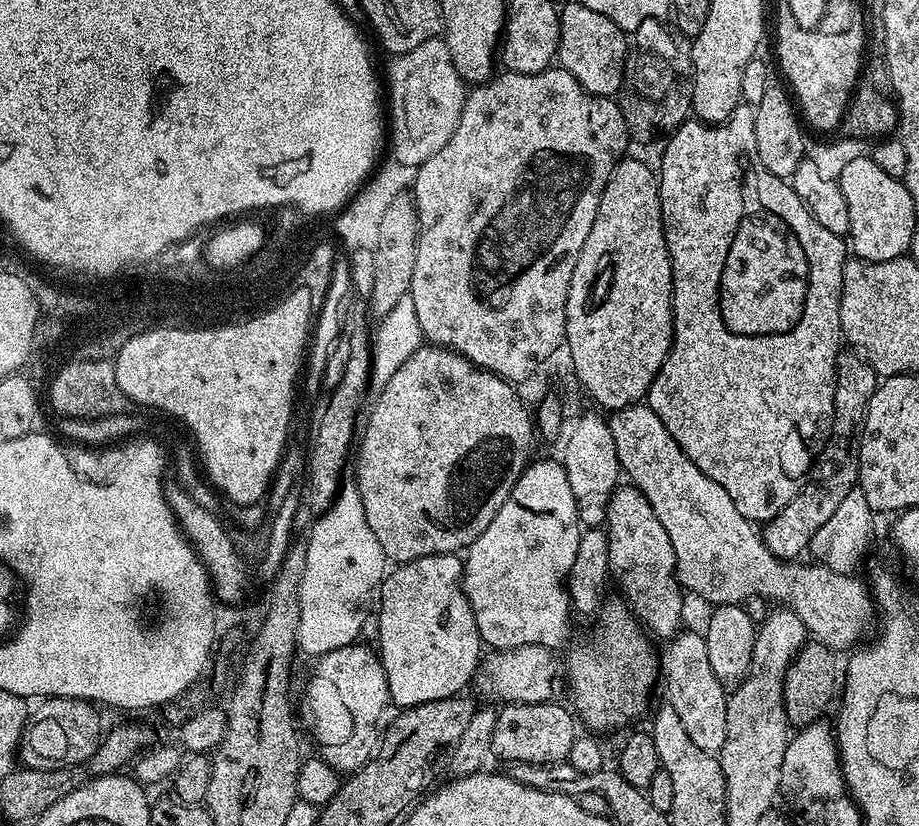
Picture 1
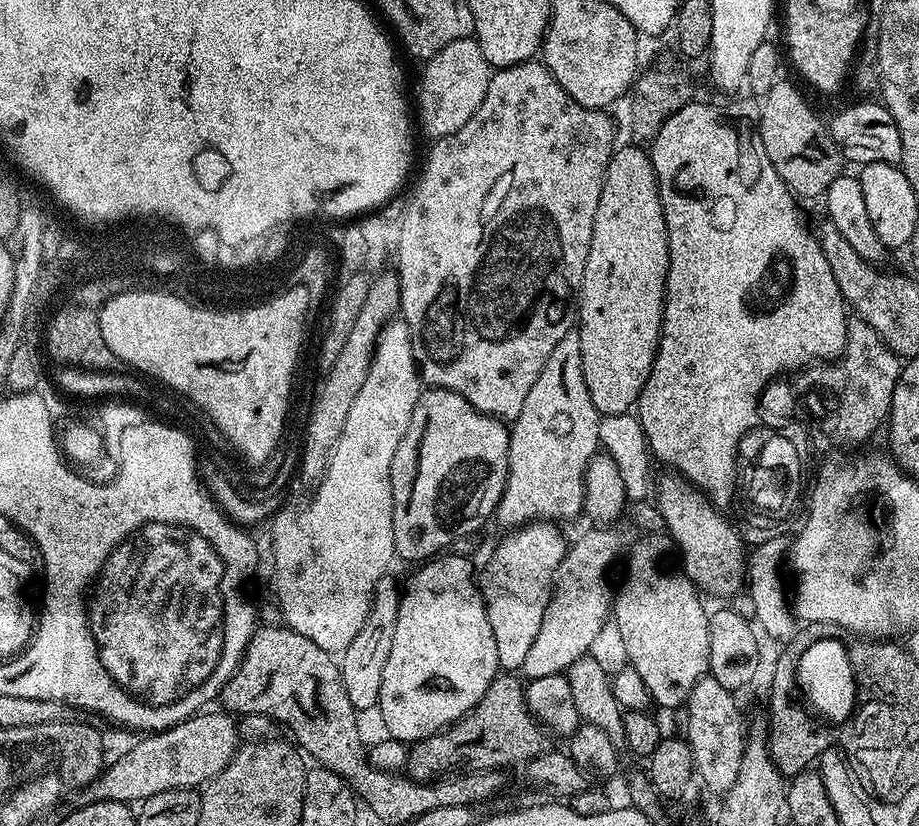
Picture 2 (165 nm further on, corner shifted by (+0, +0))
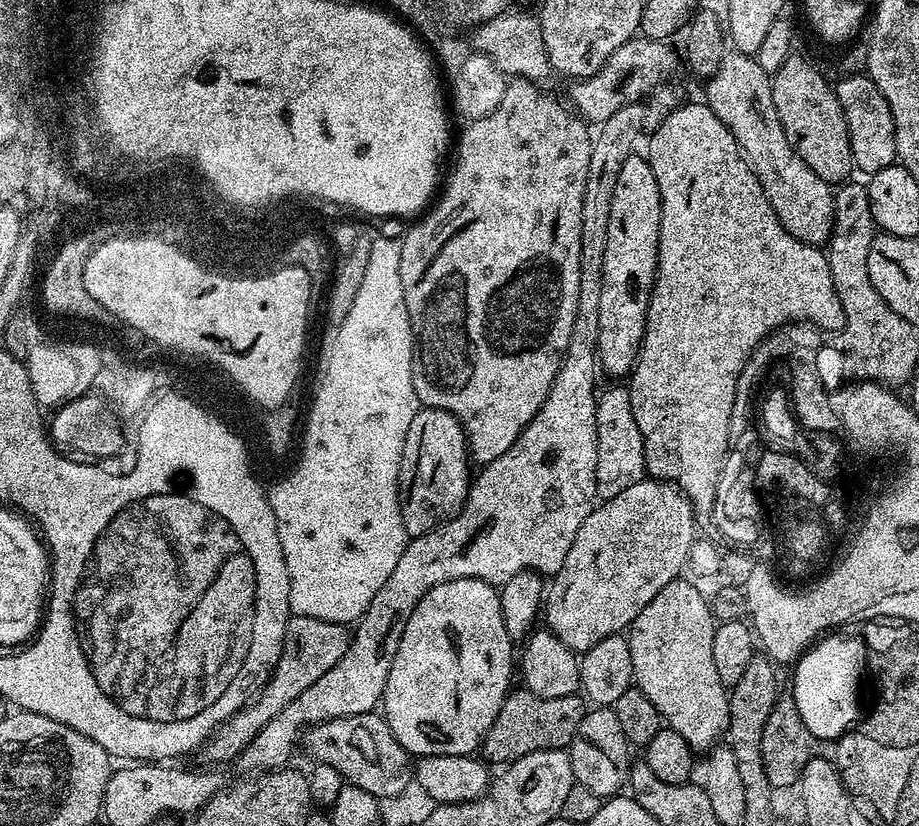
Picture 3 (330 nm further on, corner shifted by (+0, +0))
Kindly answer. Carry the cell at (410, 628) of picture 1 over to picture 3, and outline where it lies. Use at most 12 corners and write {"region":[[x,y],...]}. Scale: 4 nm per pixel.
{"region":[[500,594],[414,606],[382,715],[416,758],[473,755],[513,687]]}

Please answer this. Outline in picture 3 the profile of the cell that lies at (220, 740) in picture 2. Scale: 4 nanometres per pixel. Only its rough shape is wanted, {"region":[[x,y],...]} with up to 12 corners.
{"region":[[289,615],[268,683],[204,741],[212,764],[246,746],[348,649],[349,625]]}

